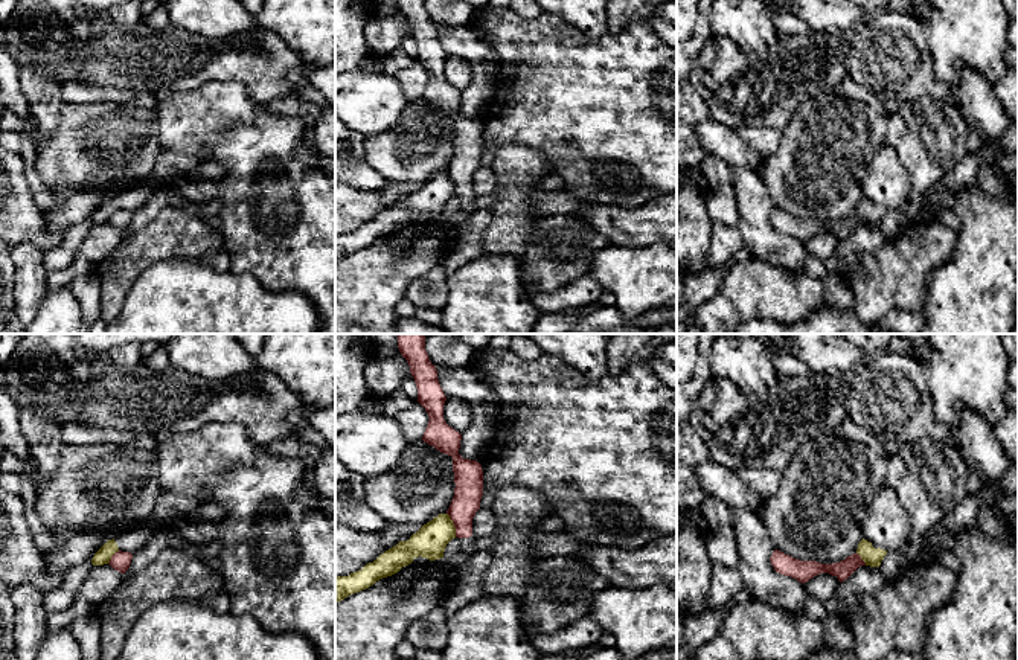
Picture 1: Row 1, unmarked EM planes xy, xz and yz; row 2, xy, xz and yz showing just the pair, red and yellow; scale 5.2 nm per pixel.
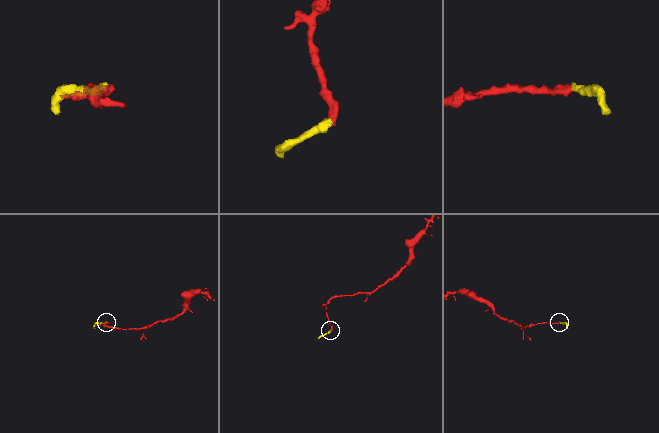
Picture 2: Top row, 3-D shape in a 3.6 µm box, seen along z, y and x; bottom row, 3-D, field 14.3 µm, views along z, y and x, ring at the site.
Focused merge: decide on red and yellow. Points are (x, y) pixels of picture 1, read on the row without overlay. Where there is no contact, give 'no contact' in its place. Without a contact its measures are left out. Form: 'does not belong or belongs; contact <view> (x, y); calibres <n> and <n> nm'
does not belong; contact xz (454, 183); calibres 150 and 170 nm

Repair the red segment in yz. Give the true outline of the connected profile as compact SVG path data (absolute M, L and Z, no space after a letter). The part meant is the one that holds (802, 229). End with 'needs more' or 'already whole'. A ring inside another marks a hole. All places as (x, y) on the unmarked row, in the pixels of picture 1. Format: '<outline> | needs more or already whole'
M774 209L771 224L780 233L791 235L805 242L820 232L829 232L837 235L840 241L846 239L858 226L866 224L858 212L847 215L846 218L834 223L821 223L817 219L800 219L780 209Z | already whole

